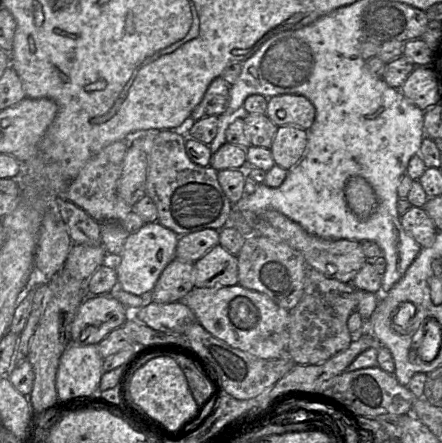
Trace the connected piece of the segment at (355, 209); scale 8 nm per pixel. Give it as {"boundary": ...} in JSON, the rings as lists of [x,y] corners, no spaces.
{"boundary":[[[350,177],[344,191],[349,209],[359,220],[365,221],[376,212],[378,198],[372,186],[363,177]]]}

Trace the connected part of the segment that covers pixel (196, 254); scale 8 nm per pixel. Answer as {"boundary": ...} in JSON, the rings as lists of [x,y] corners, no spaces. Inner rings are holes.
{"boundary":[[[204,229],[178,238],[176,259],[195,263],[219,244],[219,230]]]}

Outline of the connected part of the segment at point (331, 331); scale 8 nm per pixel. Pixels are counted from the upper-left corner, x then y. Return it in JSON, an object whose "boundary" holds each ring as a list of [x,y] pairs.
{"boundary":[[[307,268],[304,290],[298,304],[289,310],[289,342],[287,355],[295,364],[318,364],[348,348],[352,342],[347,320],[356,311],[358,291],[352,283],[326,277]]]}

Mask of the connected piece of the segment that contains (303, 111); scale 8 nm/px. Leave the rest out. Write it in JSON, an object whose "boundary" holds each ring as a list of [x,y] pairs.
{"boundary":[[[281,94],[268,98],[265,115],[277,127],[293,125],[307,131],[314,122],[315,108],[302,95]]]}

